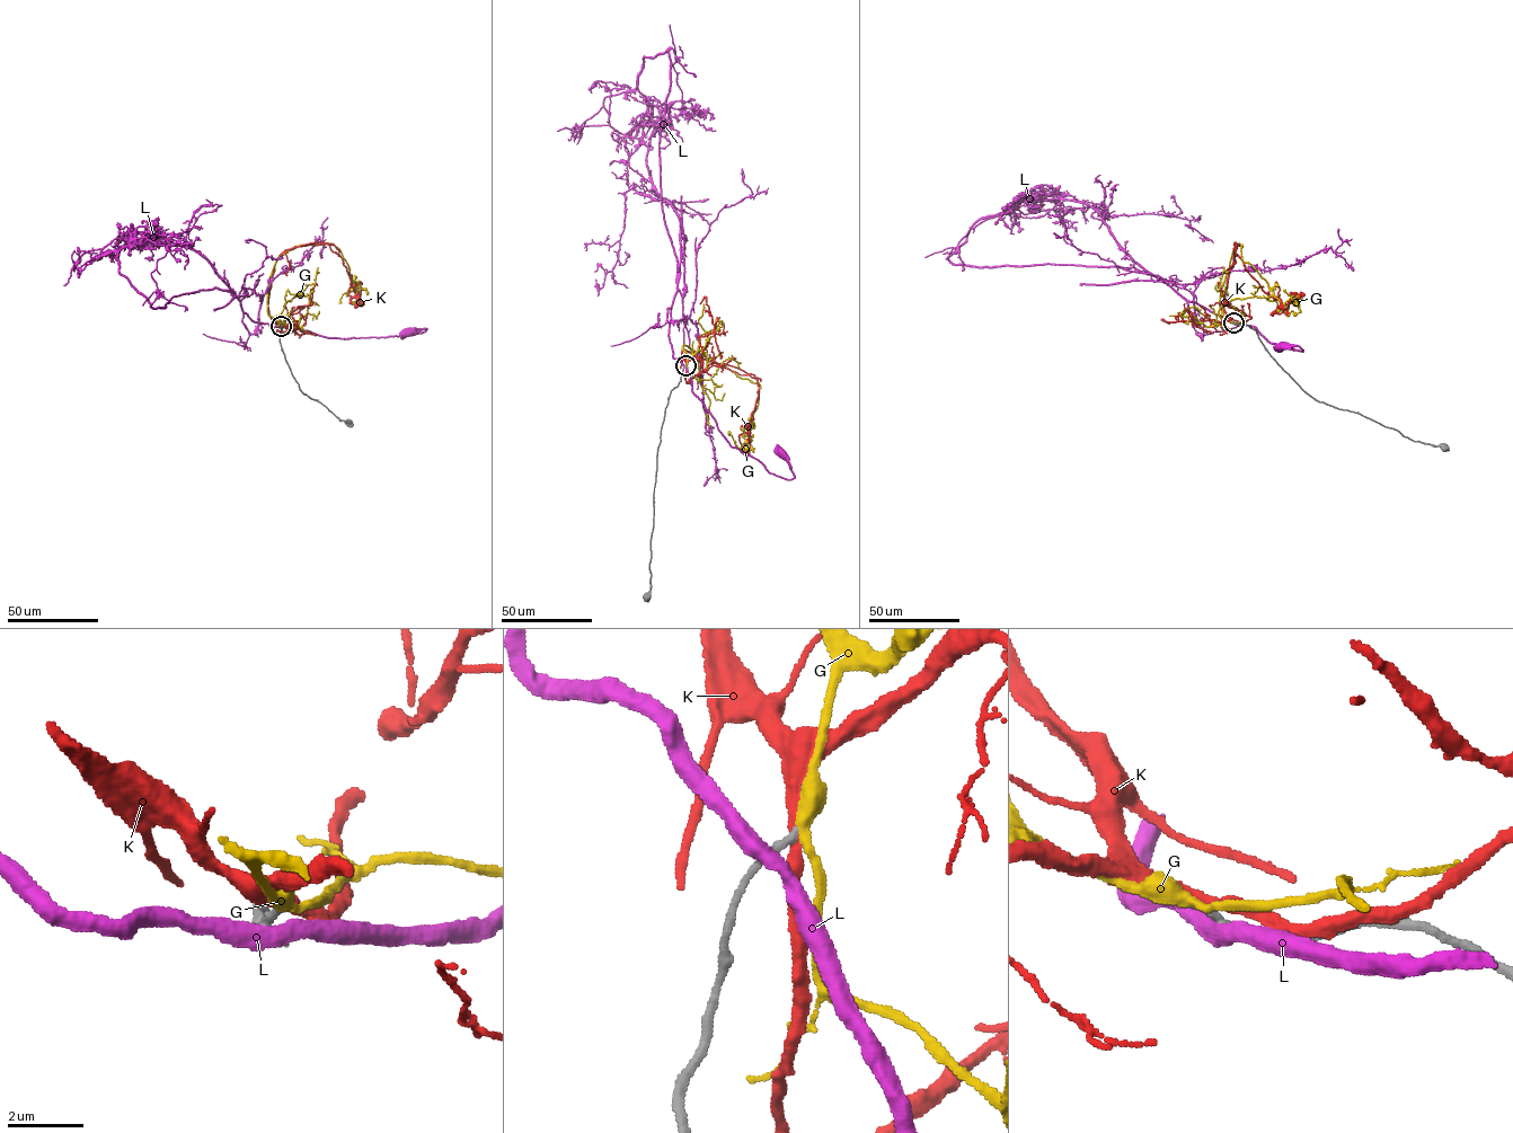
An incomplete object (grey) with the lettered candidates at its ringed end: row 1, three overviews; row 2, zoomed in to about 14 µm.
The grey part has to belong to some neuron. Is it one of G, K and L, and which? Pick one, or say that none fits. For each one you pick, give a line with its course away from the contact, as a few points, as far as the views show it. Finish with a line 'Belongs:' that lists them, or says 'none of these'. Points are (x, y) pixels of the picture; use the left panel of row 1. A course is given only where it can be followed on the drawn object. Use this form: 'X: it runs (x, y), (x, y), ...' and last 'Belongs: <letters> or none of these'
G: it runs (281, 326), (268, 313), (270, 276), (280, 256), (302, 245), (341, 251), (360, 290), (339, 303)
Belongs: G

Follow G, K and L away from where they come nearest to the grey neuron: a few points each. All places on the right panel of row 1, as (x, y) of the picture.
G: (1233, 322), (1226, 319), (1220, 294), (1237, 244), (1242, 260), (1279, 300), (1299, 299), (1284, 310)
K: (1233, 322), (1224, 311), (1223, 295), (1235, 242), (1235, 251), (1247, 272), (1283, 307), (1304, 294)
L: (1235, 324), (1254, 326), (1270, 343), (1302, 350), (1299, 346), (1280, 347)

